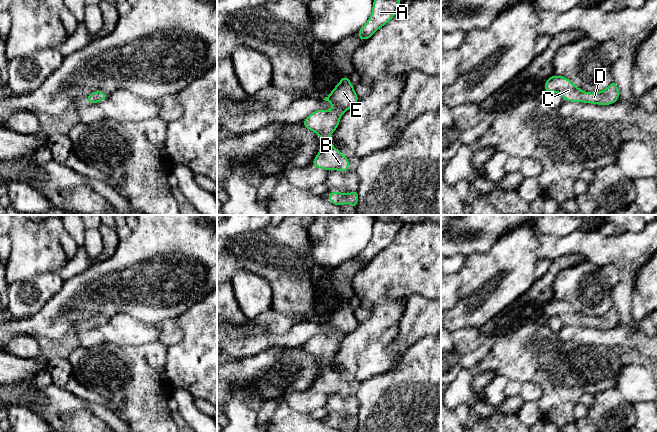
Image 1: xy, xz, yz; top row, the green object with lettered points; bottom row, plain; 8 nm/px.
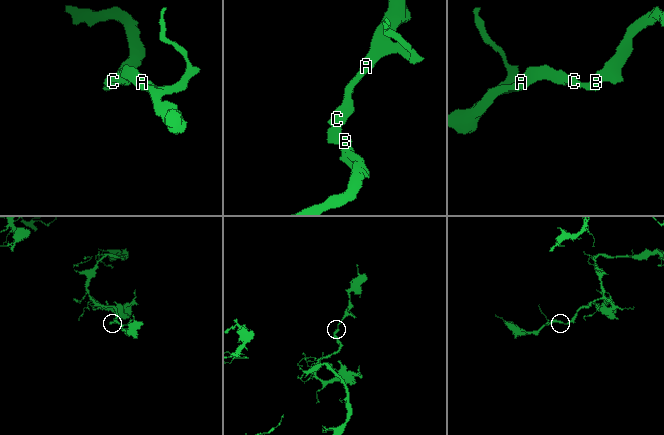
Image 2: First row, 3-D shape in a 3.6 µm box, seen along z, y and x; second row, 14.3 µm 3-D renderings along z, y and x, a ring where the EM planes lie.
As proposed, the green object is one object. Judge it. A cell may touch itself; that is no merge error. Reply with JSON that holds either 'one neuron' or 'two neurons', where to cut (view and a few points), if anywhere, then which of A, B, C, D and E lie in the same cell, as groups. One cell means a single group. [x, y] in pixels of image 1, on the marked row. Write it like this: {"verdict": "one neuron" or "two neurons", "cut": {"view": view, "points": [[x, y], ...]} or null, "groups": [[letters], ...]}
{"verdict": "one neuron", "cut": null, "groups": [["A", "B", "C", "D", "E"]]}

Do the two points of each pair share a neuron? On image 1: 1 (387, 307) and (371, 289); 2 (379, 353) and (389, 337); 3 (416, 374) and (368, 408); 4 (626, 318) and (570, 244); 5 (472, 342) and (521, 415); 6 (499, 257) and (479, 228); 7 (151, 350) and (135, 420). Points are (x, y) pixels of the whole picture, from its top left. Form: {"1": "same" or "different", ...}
{"1": "different", "2": "same", "3": "same", "4": "same", "5": "different", "6": "different", "7": "same"}

